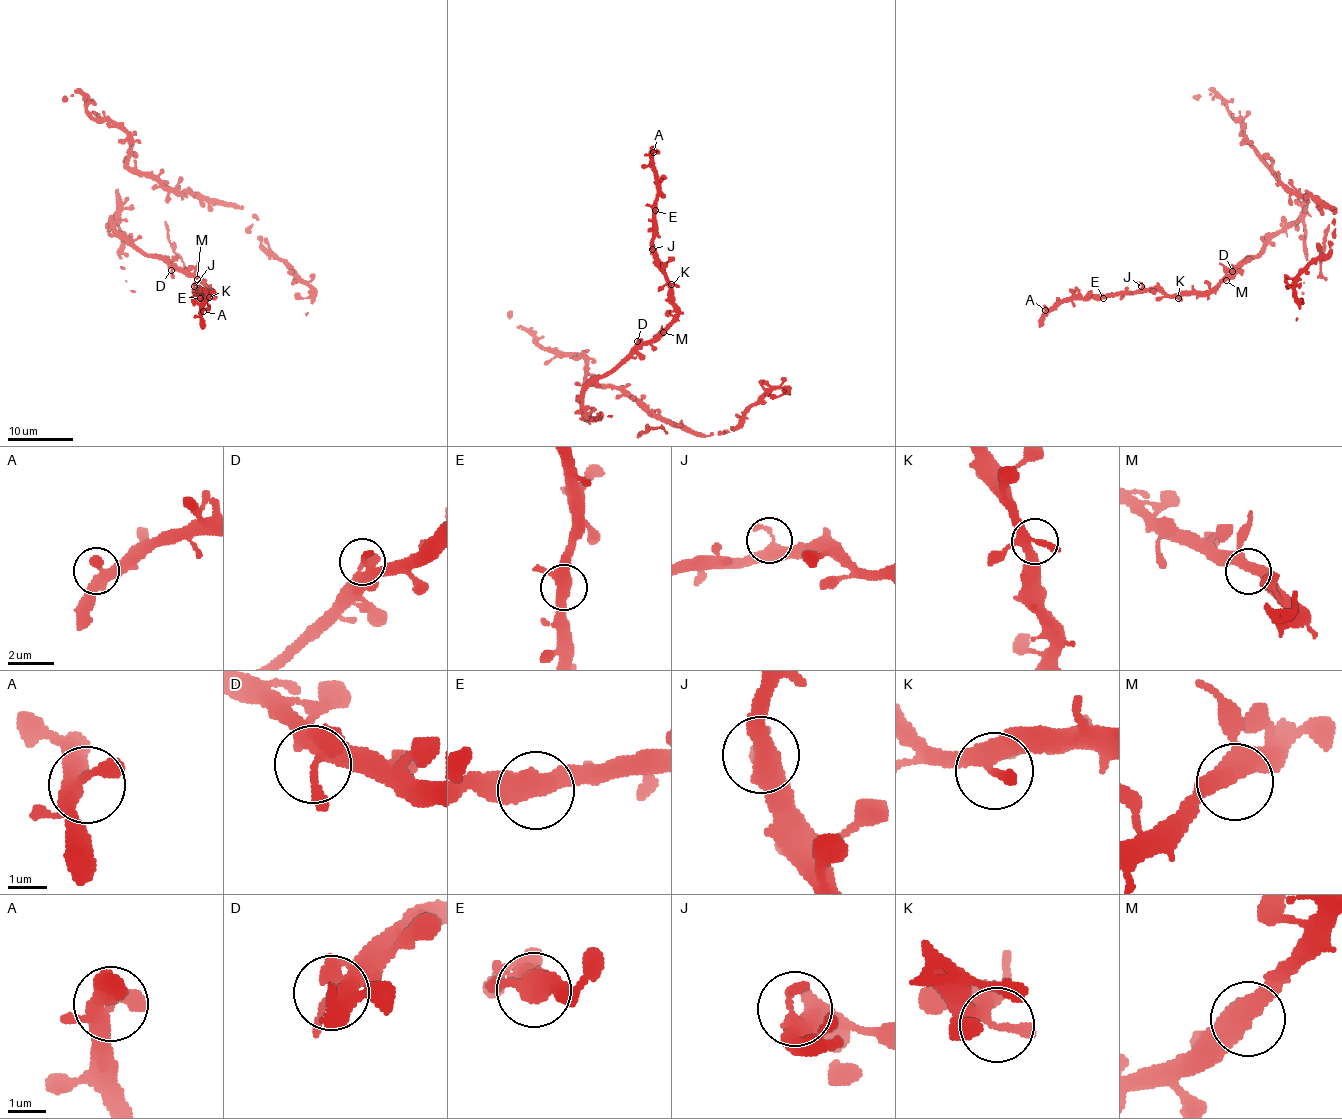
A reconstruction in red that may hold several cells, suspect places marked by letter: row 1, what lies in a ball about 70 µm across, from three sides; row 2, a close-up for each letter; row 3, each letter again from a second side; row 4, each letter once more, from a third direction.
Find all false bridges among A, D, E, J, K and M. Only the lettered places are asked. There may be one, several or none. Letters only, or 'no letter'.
no letter

